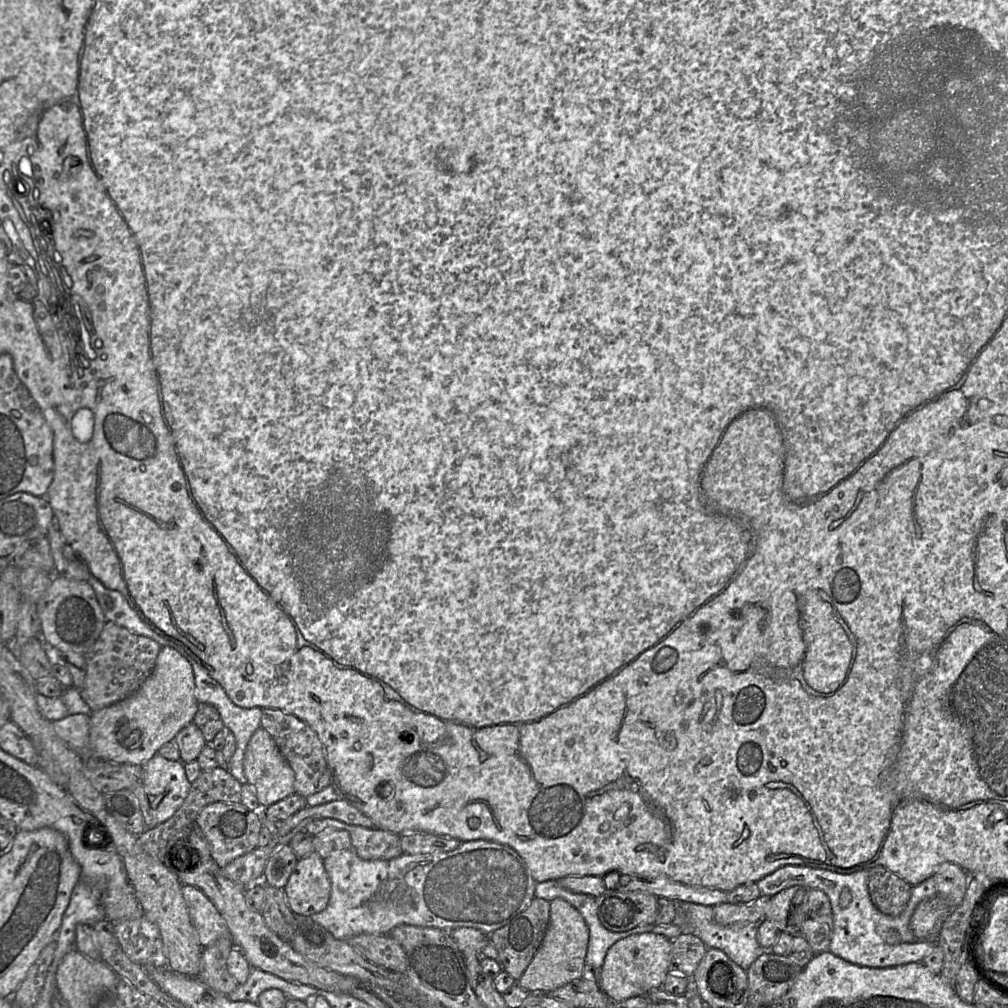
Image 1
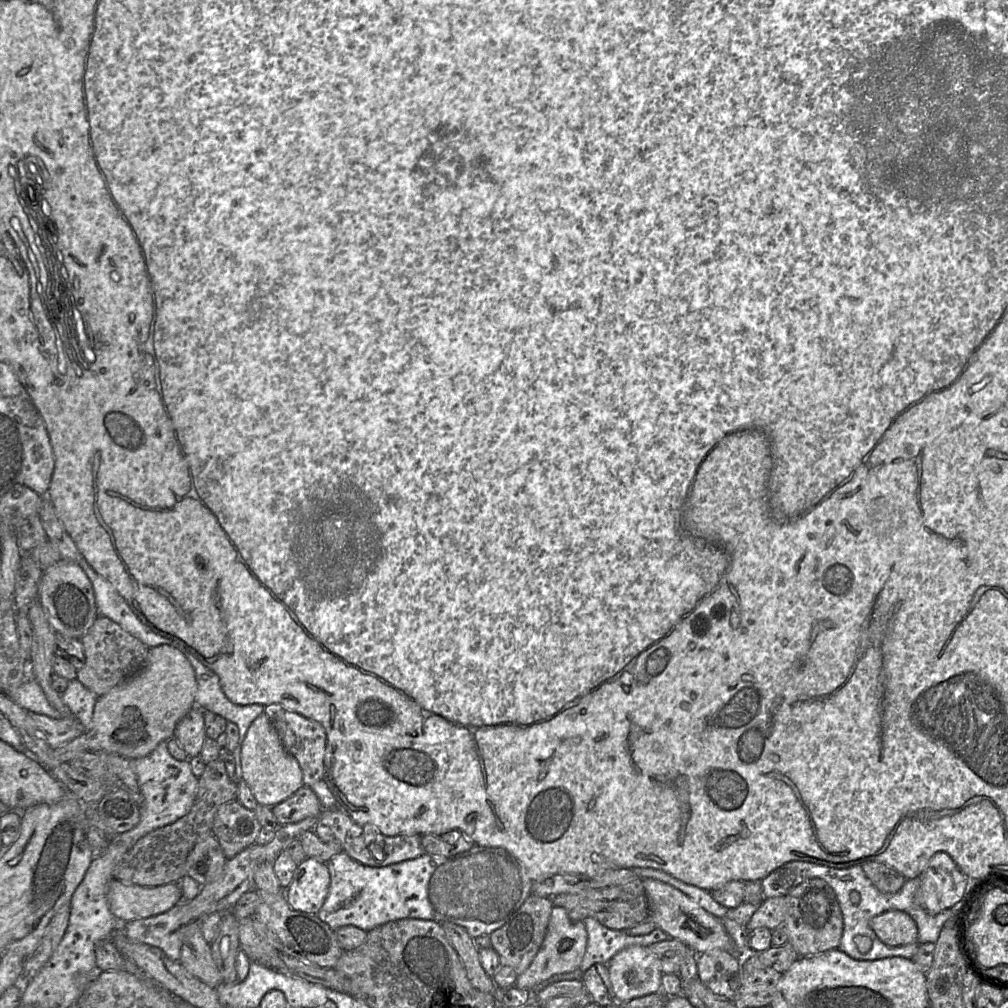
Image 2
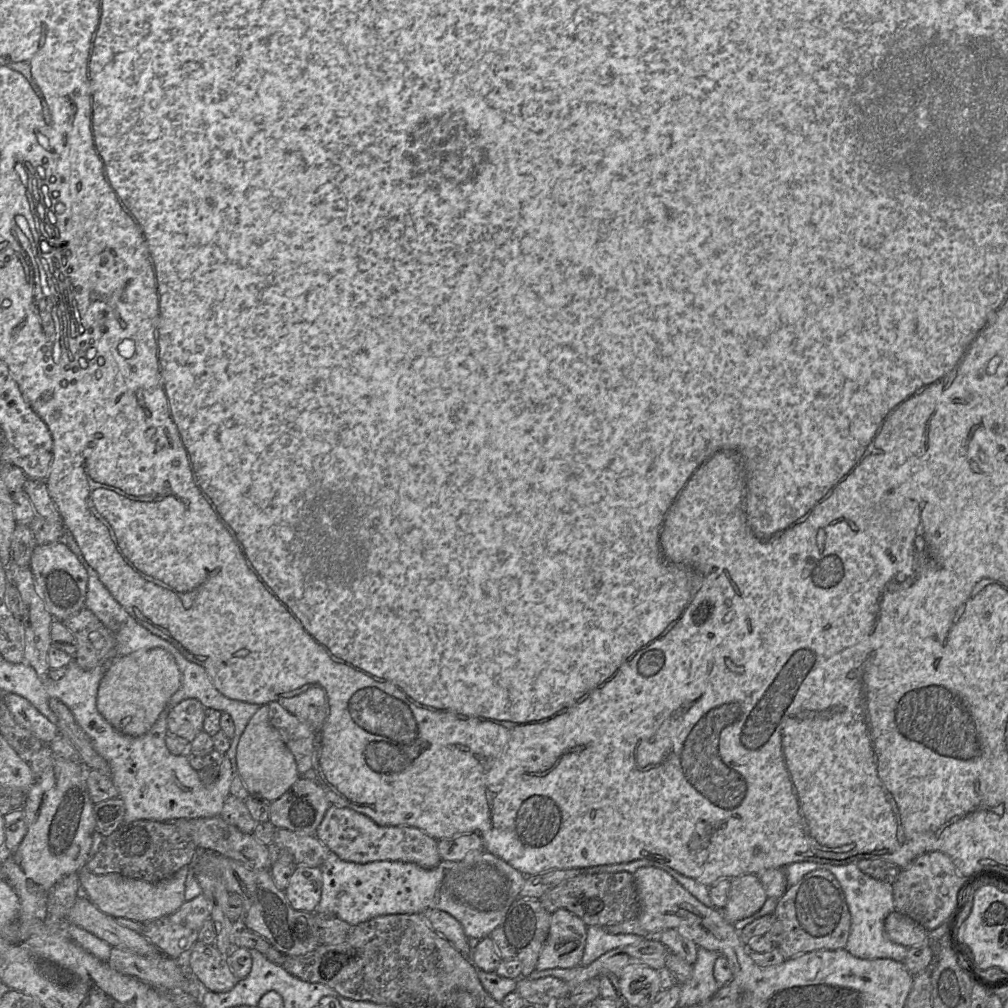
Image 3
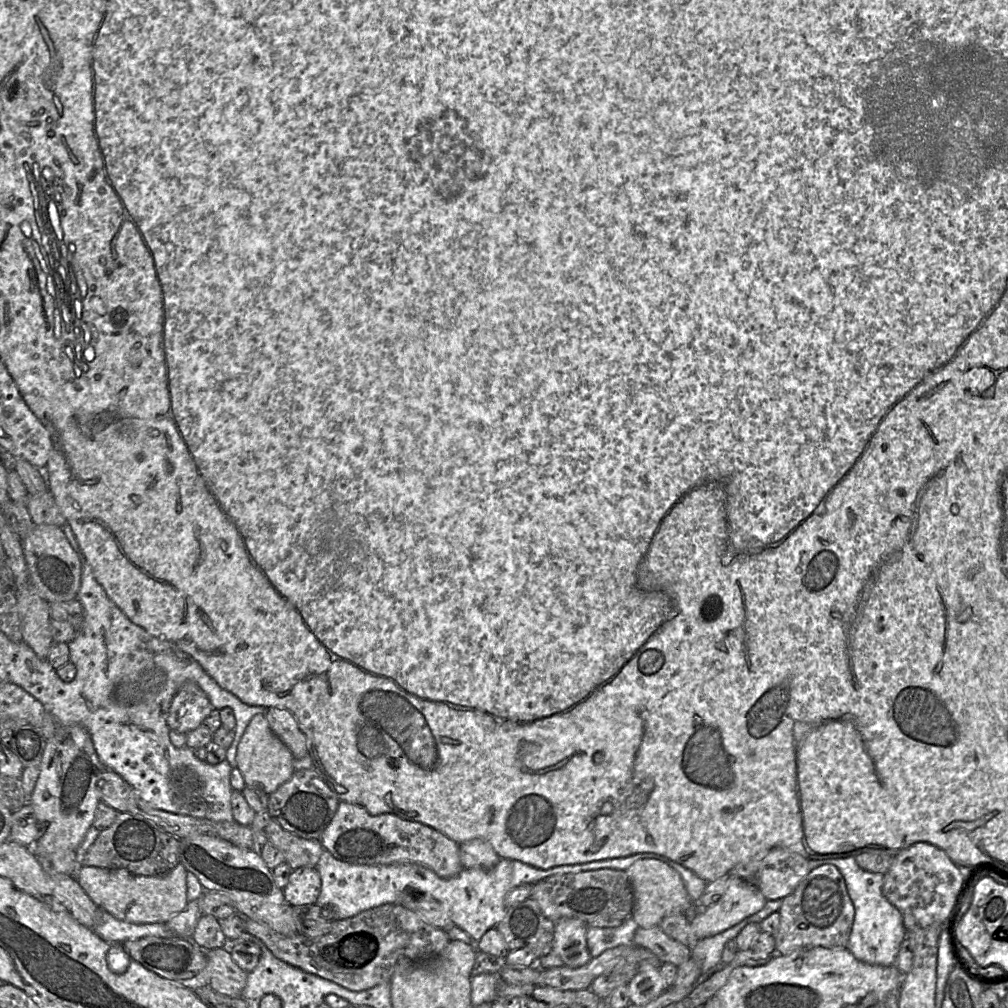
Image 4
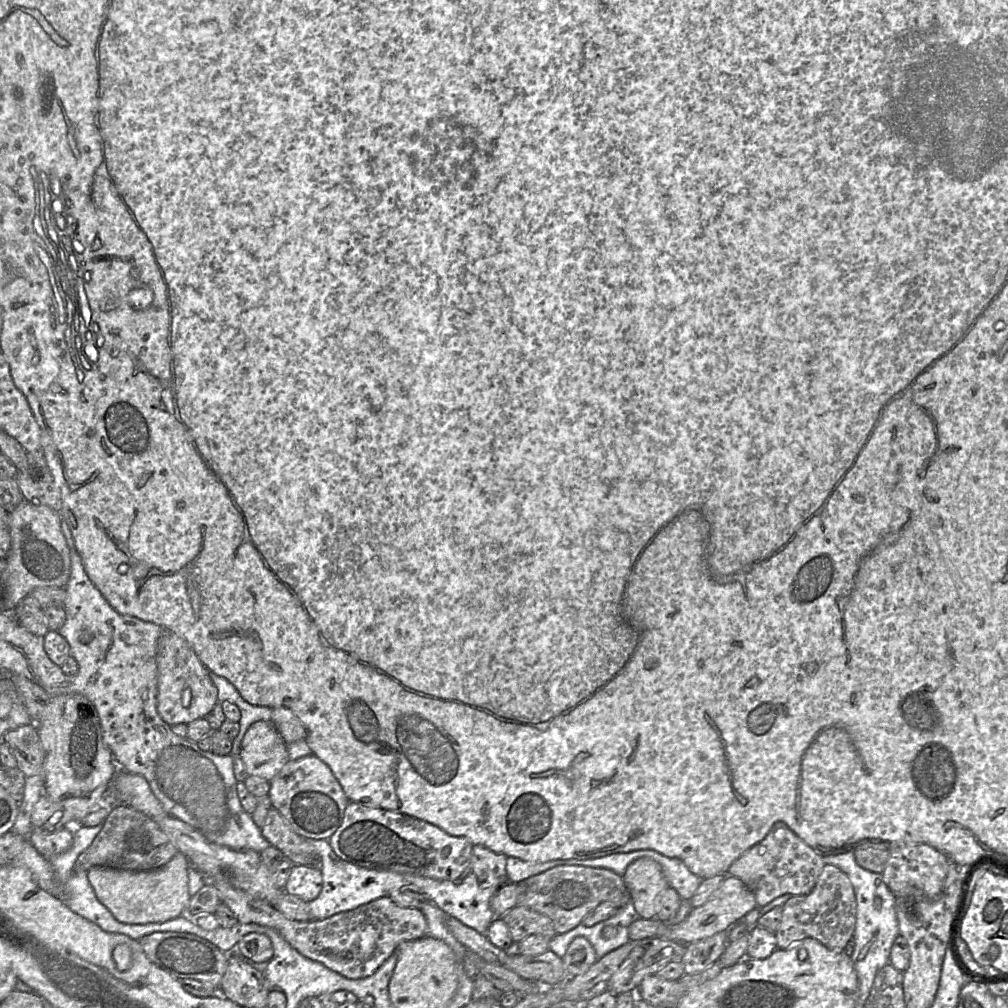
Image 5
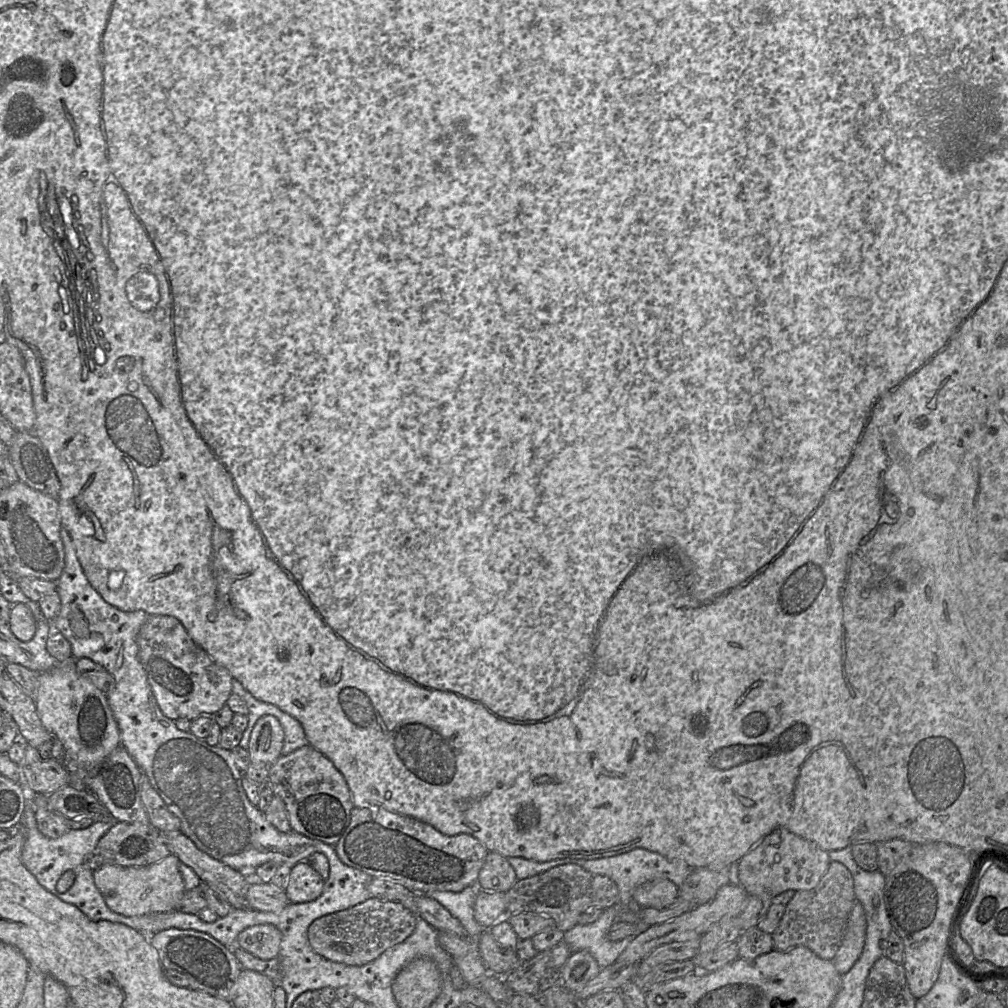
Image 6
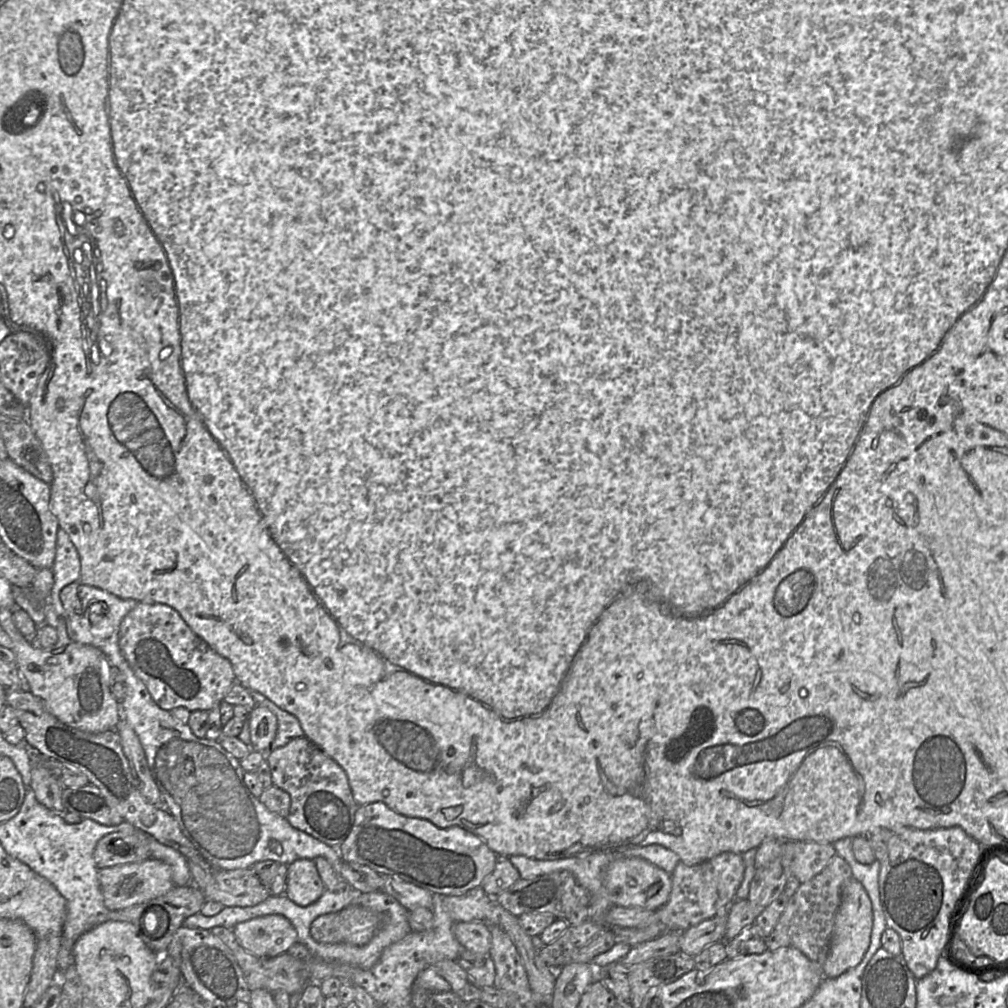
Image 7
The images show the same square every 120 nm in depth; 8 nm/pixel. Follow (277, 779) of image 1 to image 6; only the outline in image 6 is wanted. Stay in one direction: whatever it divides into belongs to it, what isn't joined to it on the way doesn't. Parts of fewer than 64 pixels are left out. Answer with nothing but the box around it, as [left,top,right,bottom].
[247,715,284,766]

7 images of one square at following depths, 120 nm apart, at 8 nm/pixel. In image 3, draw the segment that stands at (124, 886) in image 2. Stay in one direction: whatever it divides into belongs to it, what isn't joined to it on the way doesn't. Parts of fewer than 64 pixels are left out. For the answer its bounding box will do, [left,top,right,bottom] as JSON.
[80,866,190,923]

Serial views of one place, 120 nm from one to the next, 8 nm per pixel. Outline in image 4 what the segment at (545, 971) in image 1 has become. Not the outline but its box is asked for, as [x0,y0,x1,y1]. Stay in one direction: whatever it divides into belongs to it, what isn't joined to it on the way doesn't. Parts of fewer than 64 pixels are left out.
[552,917,591,968]

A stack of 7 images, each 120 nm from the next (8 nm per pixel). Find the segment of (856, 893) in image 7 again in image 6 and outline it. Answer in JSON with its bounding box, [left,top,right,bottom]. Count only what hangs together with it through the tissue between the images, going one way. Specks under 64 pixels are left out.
[832,900,867,974]

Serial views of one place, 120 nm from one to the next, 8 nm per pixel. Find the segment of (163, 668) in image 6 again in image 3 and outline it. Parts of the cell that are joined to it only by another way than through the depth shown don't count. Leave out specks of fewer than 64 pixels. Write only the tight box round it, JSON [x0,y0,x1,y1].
[167,698,206,744]

